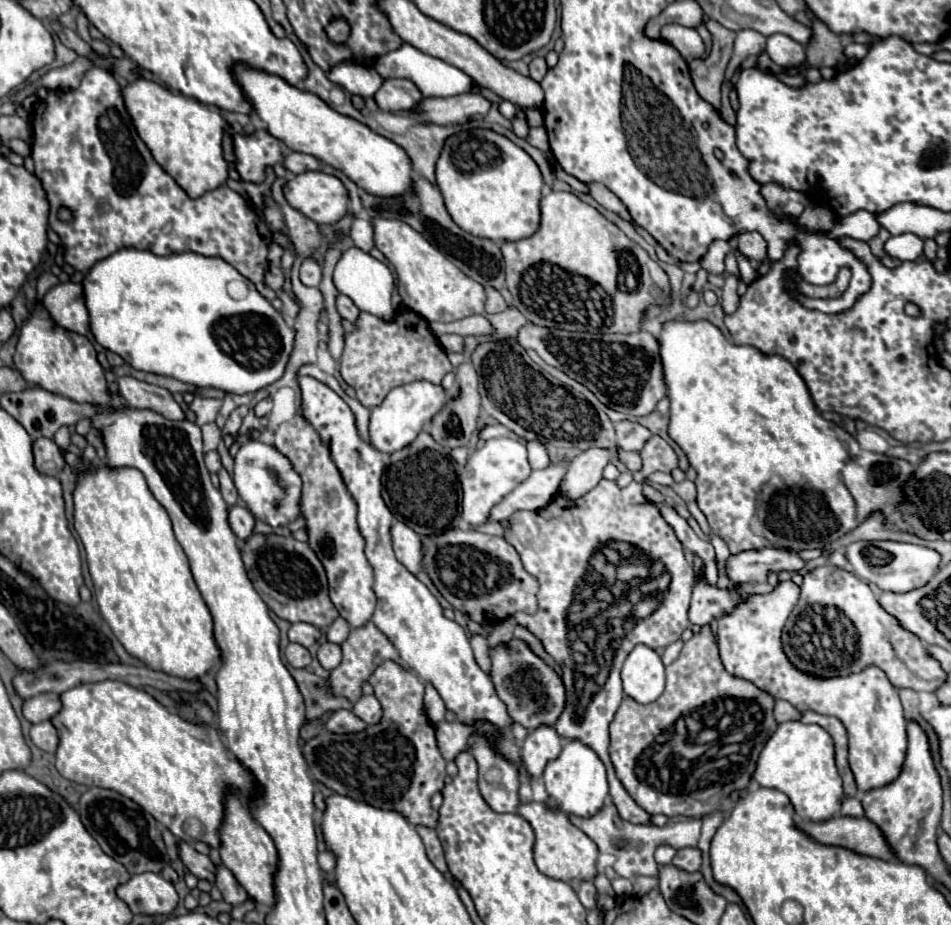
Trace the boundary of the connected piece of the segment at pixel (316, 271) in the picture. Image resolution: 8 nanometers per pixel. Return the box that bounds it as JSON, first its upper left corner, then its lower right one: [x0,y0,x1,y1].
[301,257,323,287]

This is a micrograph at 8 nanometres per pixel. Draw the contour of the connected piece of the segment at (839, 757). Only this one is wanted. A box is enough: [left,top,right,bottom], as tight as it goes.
[801,711,857,795]

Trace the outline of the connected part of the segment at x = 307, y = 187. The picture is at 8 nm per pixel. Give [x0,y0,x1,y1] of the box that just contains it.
[285,171,349,225]

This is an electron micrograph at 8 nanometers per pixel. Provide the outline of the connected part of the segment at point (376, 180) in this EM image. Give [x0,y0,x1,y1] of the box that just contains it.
[233,65,415,197]

